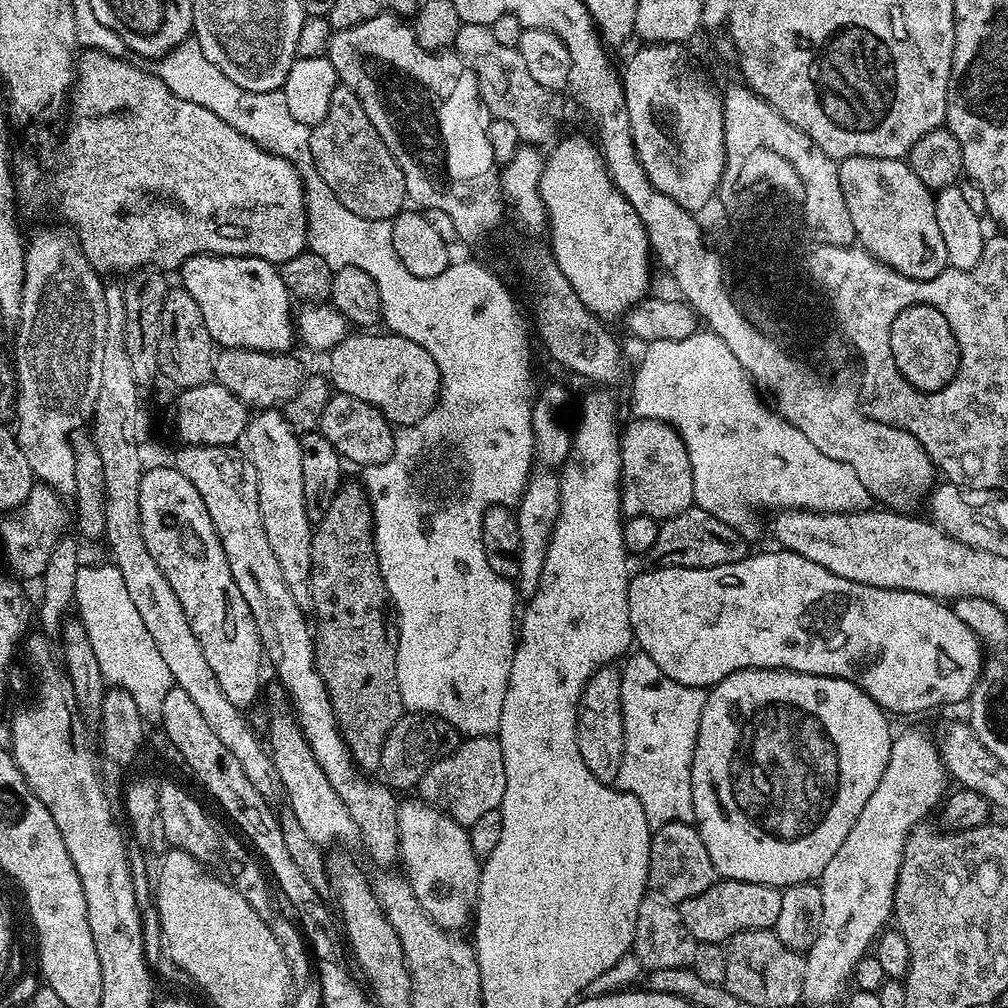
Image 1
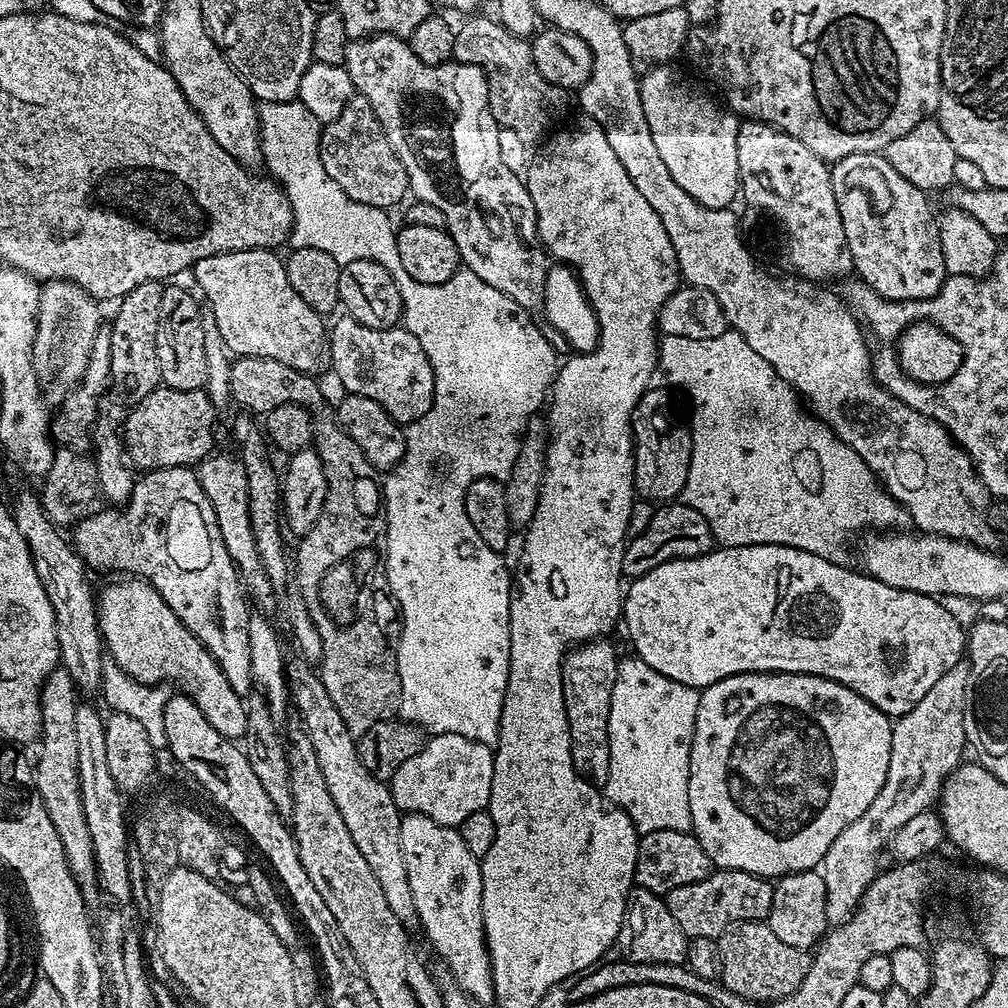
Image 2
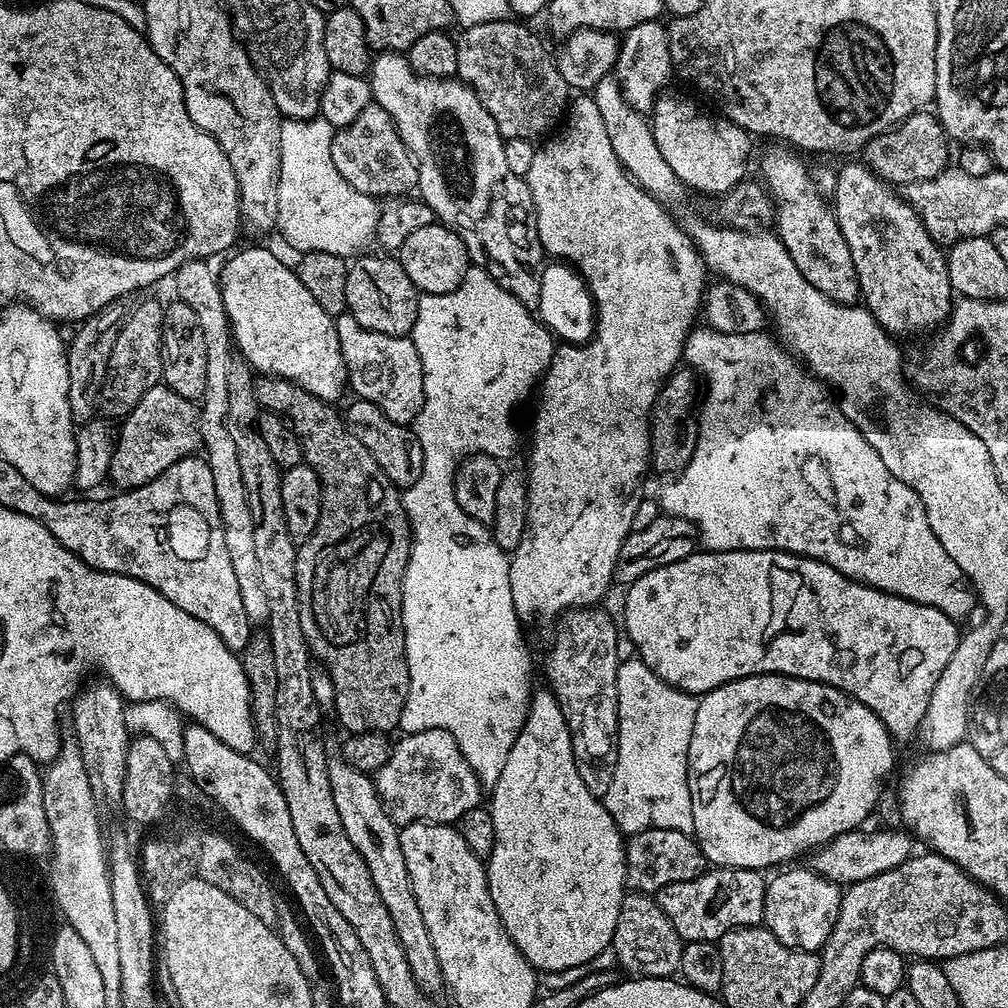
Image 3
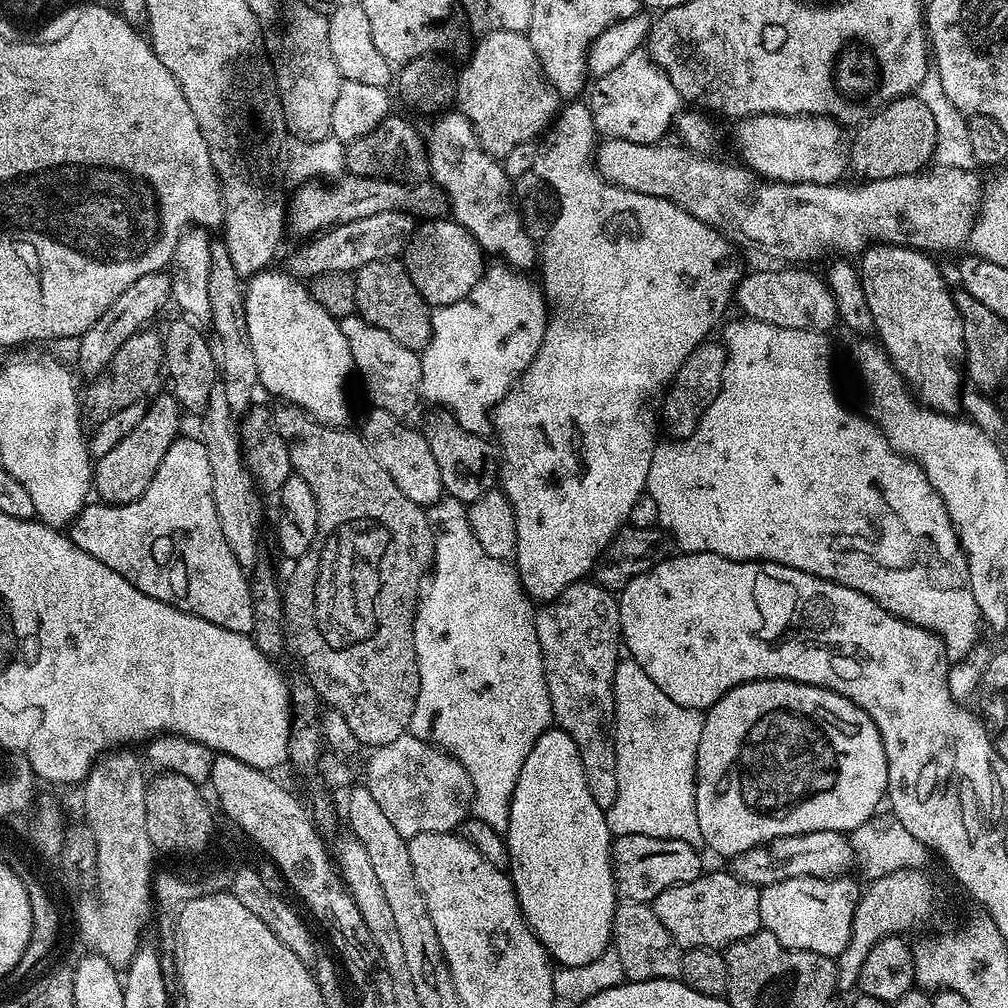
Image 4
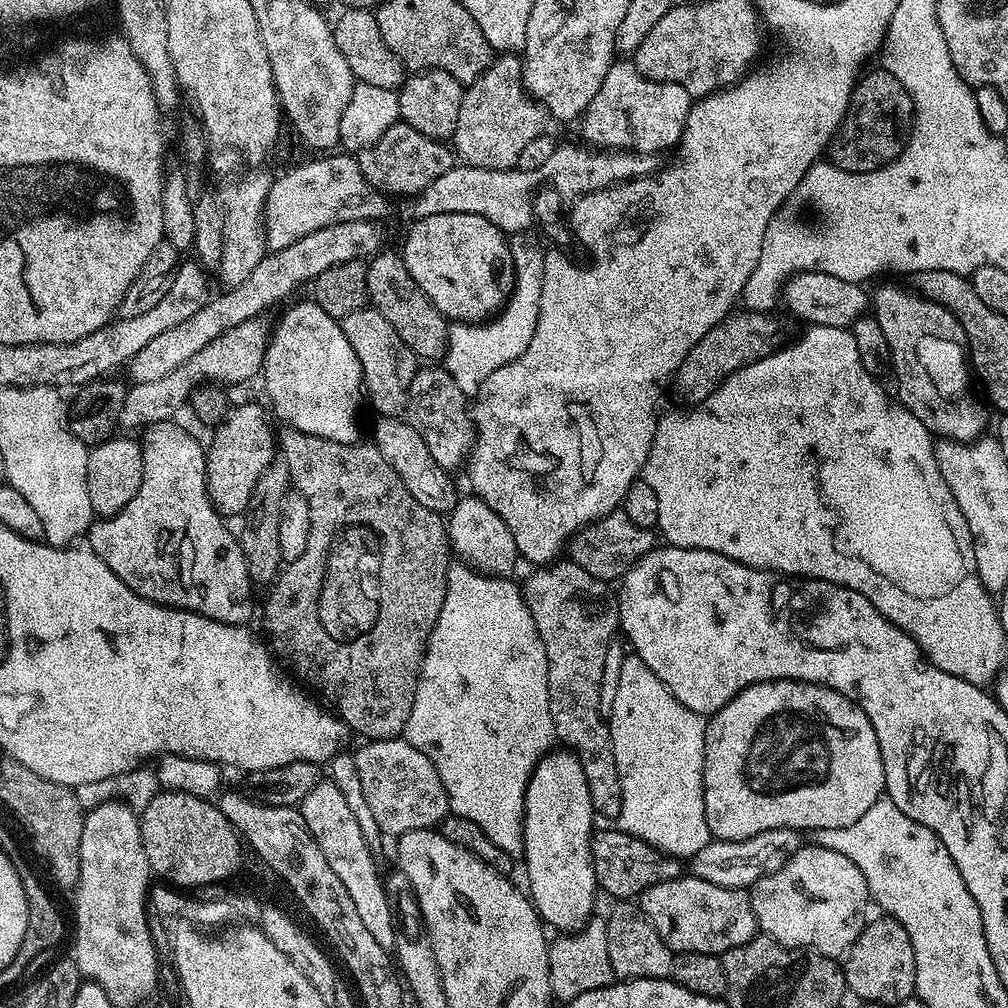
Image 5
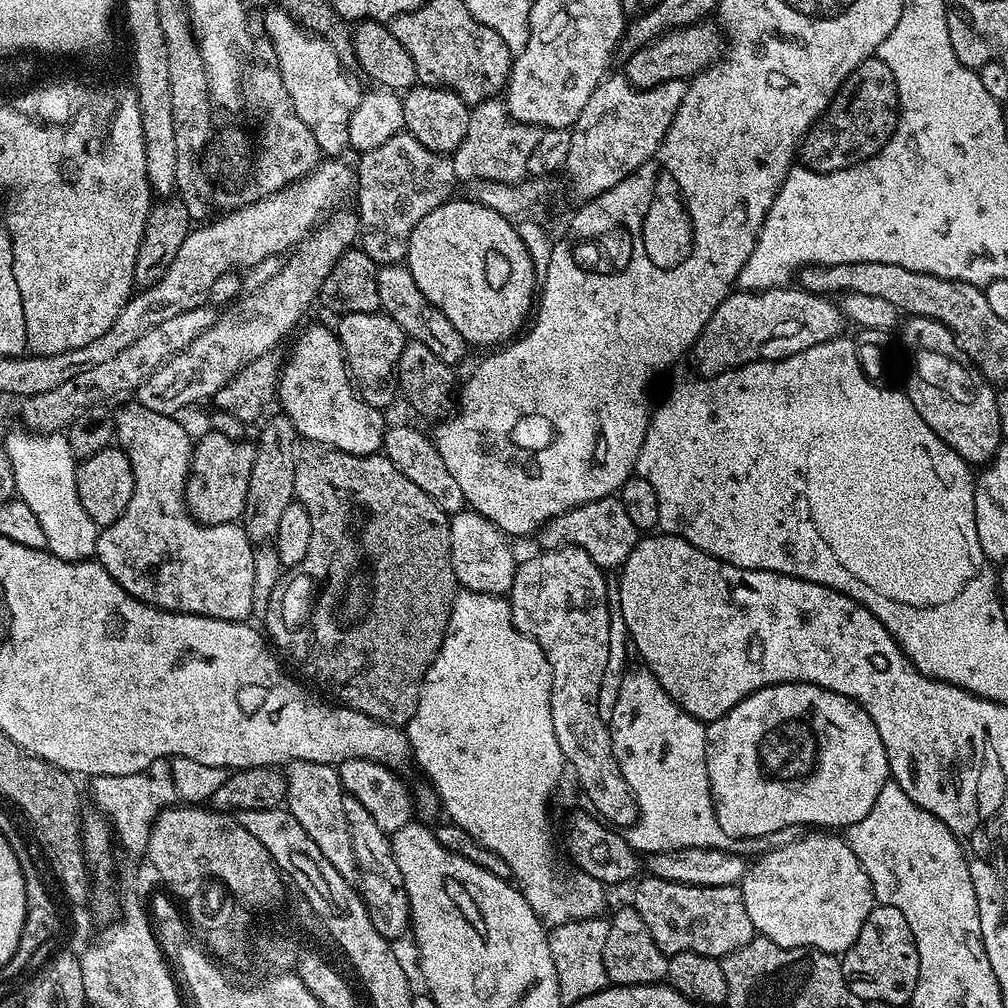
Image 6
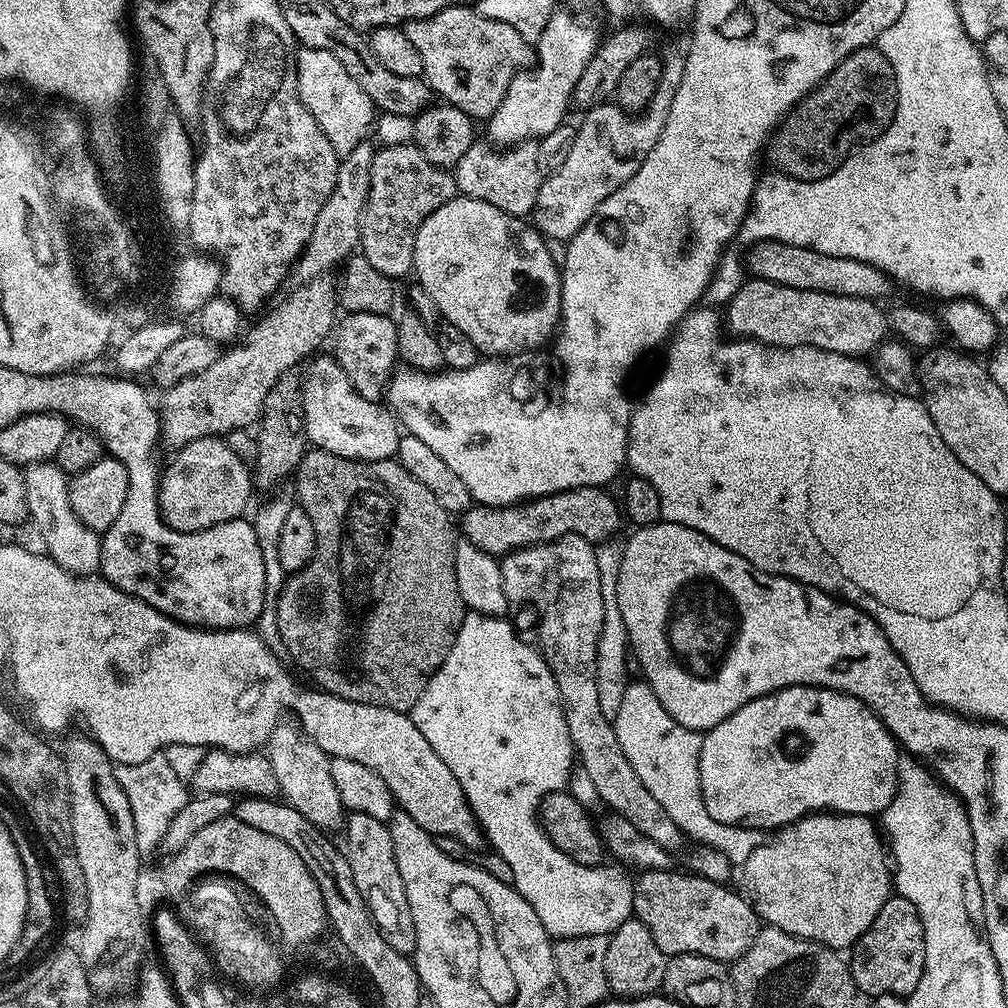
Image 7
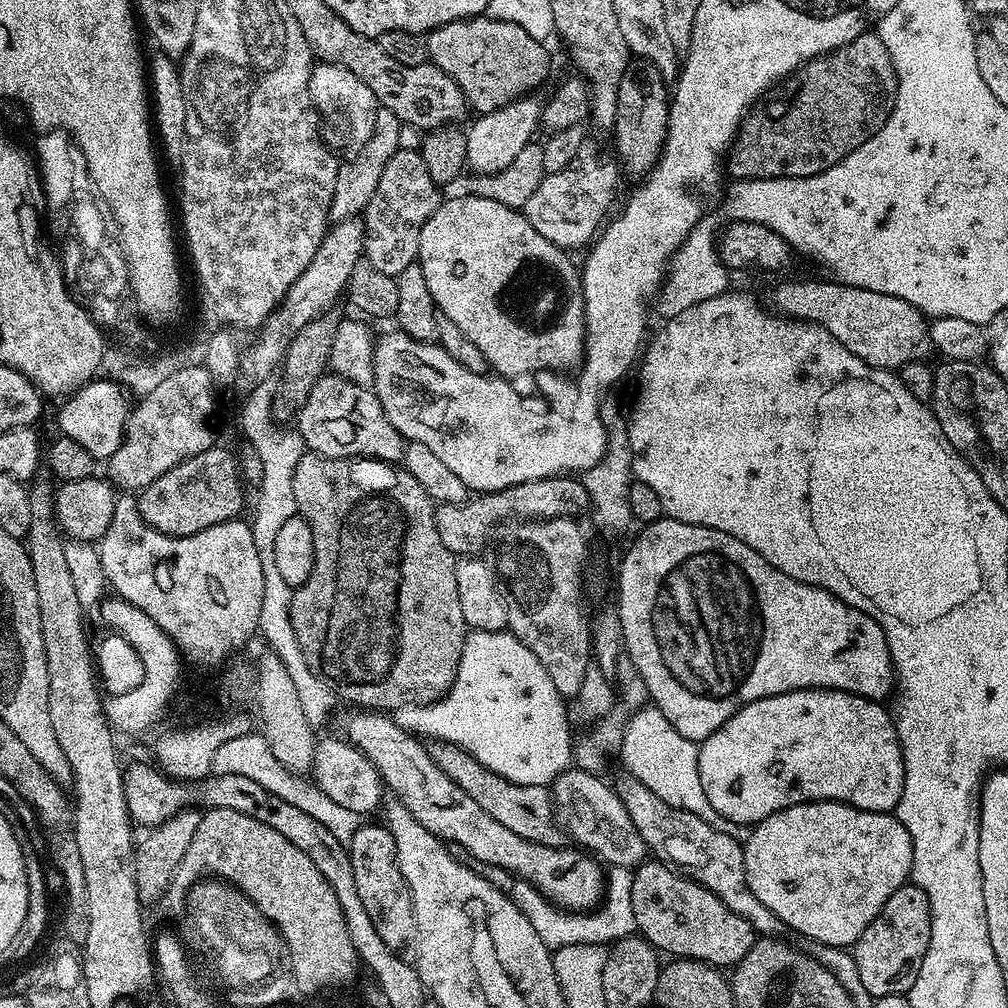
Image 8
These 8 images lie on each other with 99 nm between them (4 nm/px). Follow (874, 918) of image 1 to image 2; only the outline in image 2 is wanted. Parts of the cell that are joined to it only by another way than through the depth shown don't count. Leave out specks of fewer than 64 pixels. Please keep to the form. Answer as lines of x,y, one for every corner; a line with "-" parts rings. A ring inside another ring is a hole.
964,662
954,665
945,676
938,678
938,682
934,682
934,686
930,686
930,690
926,690
926,698
922,698
922,702
918,702
914,710
910,710
893,723
890,738
890,770
886,770
886,782
882,790
878,790
878,798
874,798
874,802
866,806
866,814
862,814
862,818
856,819
838,834
820,863
820,873
826,885
827,920
831,925
844,924
852,916
862,894
881,871
880,850
882,848
884,850
889,845
896,832
903,828
910,818
917,817
937,803
940,790
948,775
961,767
960,759
964,756
964,748
966,752
964,695
968,669
969,665

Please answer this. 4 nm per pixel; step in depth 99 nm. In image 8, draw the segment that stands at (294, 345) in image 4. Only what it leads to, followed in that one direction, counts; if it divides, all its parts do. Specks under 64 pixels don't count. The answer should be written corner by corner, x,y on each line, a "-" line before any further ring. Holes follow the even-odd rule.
325,374
314,382
310,398
298,413
298,431
309,453
329,460
371,458
400,462
404,458
406,441
386,418
376,393
335,374

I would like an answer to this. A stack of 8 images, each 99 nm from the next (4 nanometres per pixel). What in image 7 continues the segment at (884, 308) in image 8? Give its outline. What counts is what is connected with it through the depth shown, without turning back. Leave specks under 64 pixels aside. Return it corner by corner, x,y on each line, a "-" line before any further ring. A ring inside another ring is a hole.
745,279
726,304
726,328
736,338
773,344
775,348
810,346
837,352
843,356
867,357
885,339
890,324
881,305
866,298
846,298
818,290
794,290
769,280

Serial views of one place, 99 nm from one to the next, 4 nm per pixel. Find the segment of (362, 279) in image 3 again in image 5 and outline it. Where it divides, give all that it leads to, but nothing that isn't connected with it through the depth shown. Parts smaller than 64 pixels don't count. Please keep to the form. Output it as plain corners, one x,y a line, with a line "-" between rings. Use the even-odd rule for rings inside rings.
381,250
367,261
366,286
371,307
376,308
378,314
382,314
382,318
386,318
386,322
390,322
390,326
394,326
394,330
398,330
398,338
402,338
402,342
406,342
406,346
410,346
410,350
421,361
443,361
448,350
449,321
437,310
434,302
430,302
430,298
426,298
426,294
422,294
418,282
414,282
414,278
410,278
410,270
406,270
403,255
399,251
388,251

